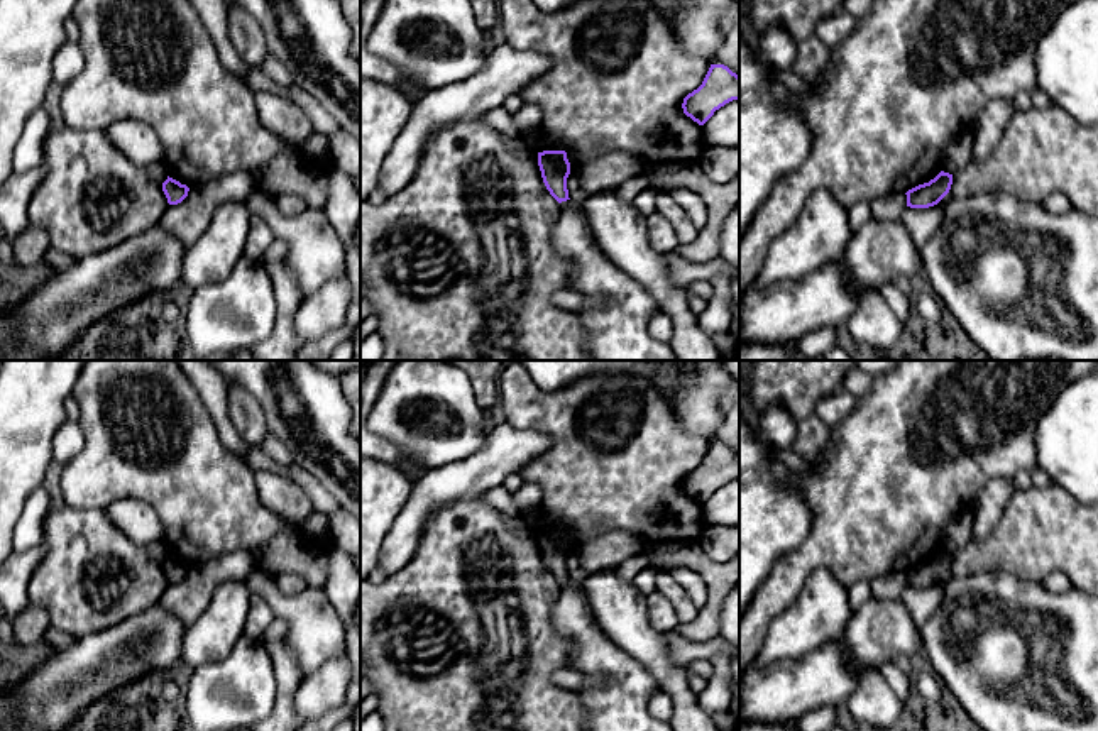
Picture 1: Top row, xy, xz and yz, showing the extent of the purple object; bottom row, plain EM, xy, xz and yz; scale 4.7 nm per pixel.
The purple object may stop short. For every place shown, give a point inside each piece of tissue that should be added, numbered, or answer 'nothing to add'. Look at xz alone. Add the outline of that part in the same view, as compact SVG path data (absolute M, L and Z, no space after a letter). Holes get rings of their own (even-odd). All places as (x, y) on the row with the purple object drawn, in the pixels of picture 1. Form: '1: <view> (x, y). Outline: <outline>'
nothing to add

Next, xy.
nothing to add

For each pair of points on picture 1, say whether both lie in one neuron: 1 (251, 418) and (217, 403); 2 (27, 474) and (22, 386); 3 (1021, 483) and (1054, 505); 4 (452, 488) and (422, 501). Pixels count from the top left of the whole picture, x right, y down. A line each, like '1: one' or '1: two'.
1: two
2: one
3: two
4: one

